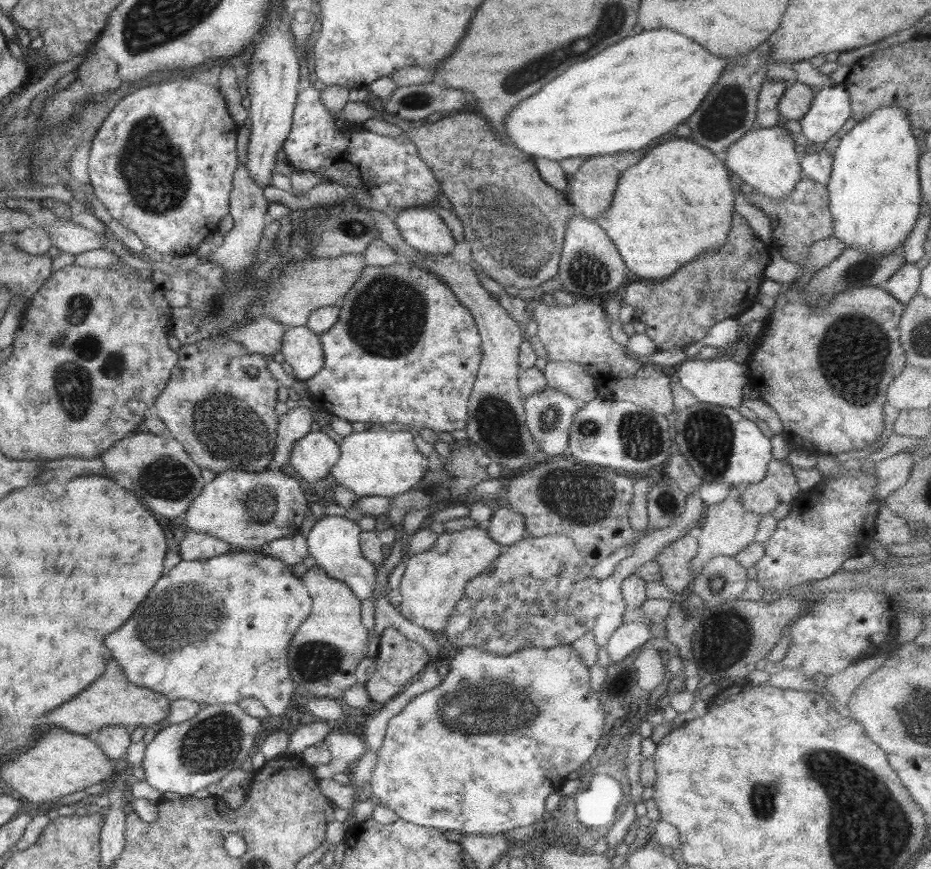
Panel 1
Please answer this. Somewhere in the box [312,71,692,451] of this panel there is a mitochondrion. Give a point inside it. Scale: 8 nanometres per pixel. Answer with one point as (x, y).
(513, 236)

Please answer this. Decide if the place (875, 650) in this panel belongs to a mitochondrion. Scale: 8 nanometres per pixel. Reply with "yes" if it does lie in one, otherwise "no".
no

